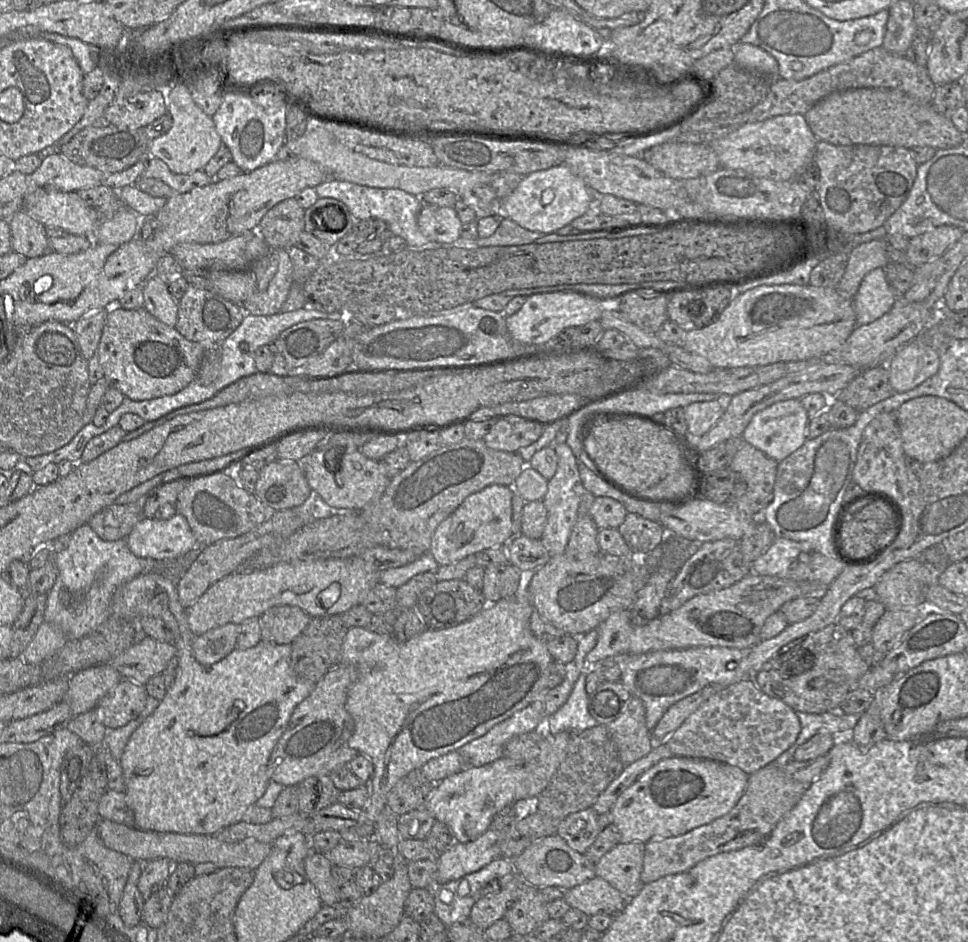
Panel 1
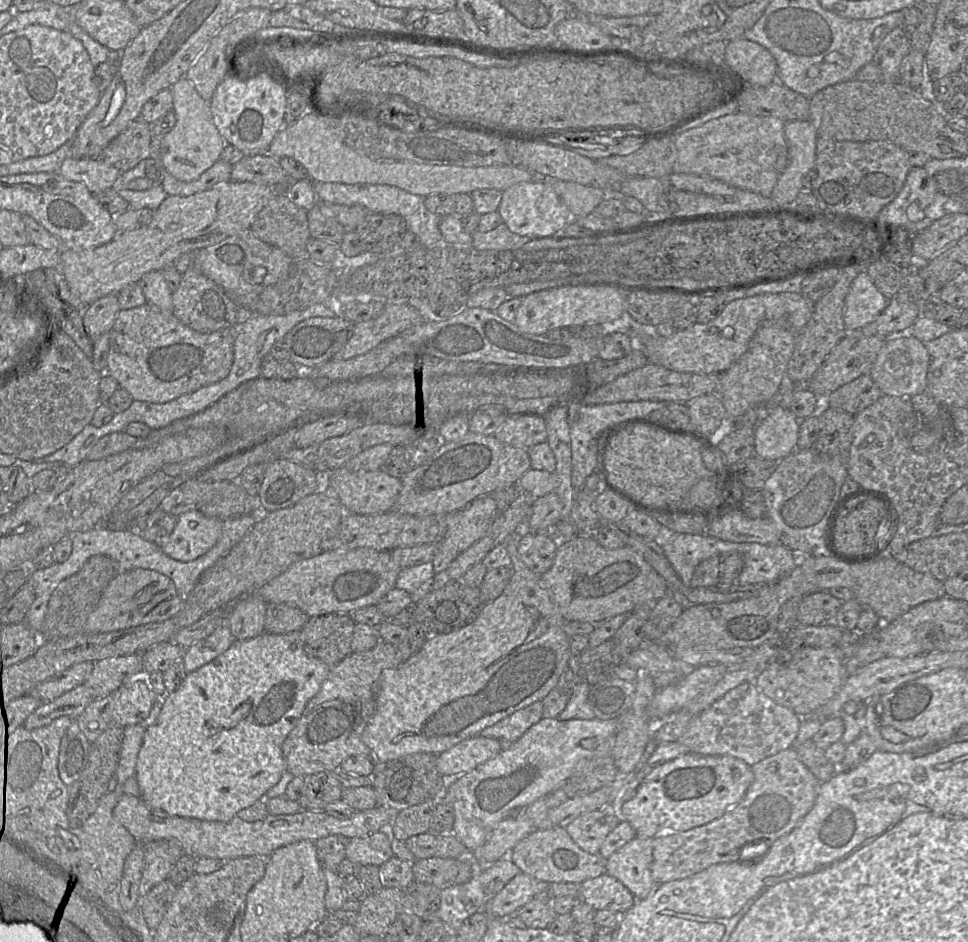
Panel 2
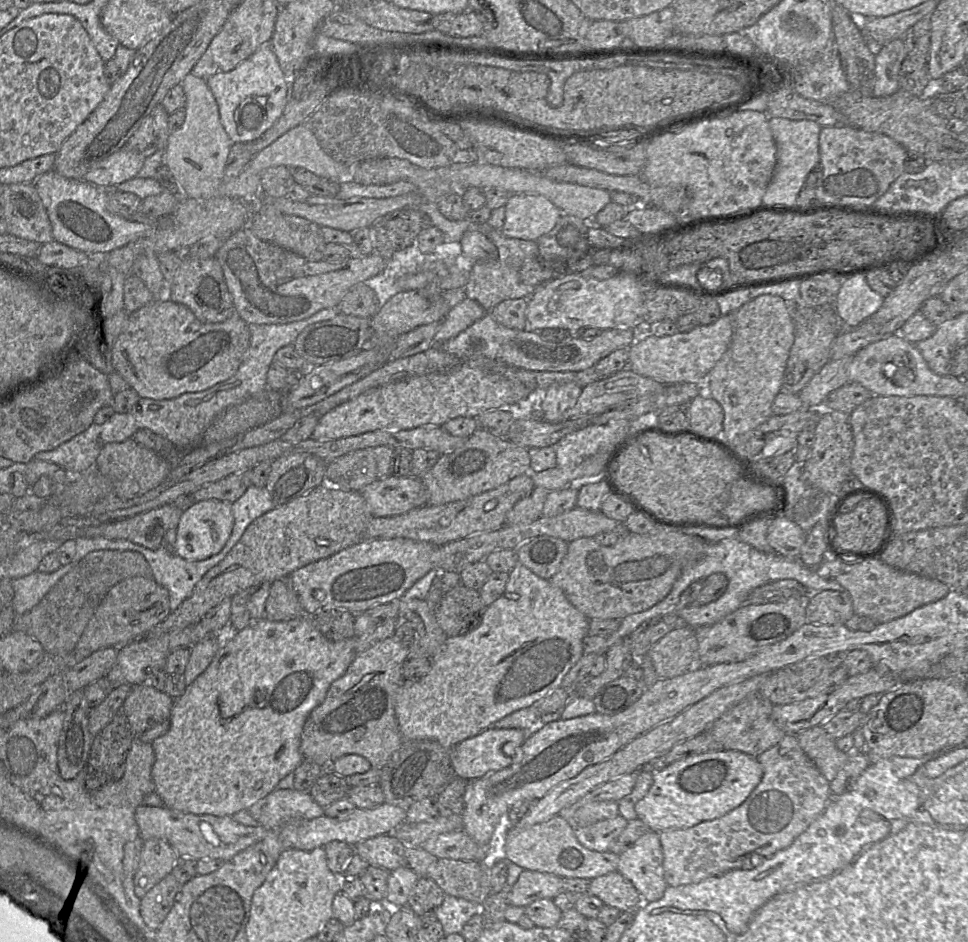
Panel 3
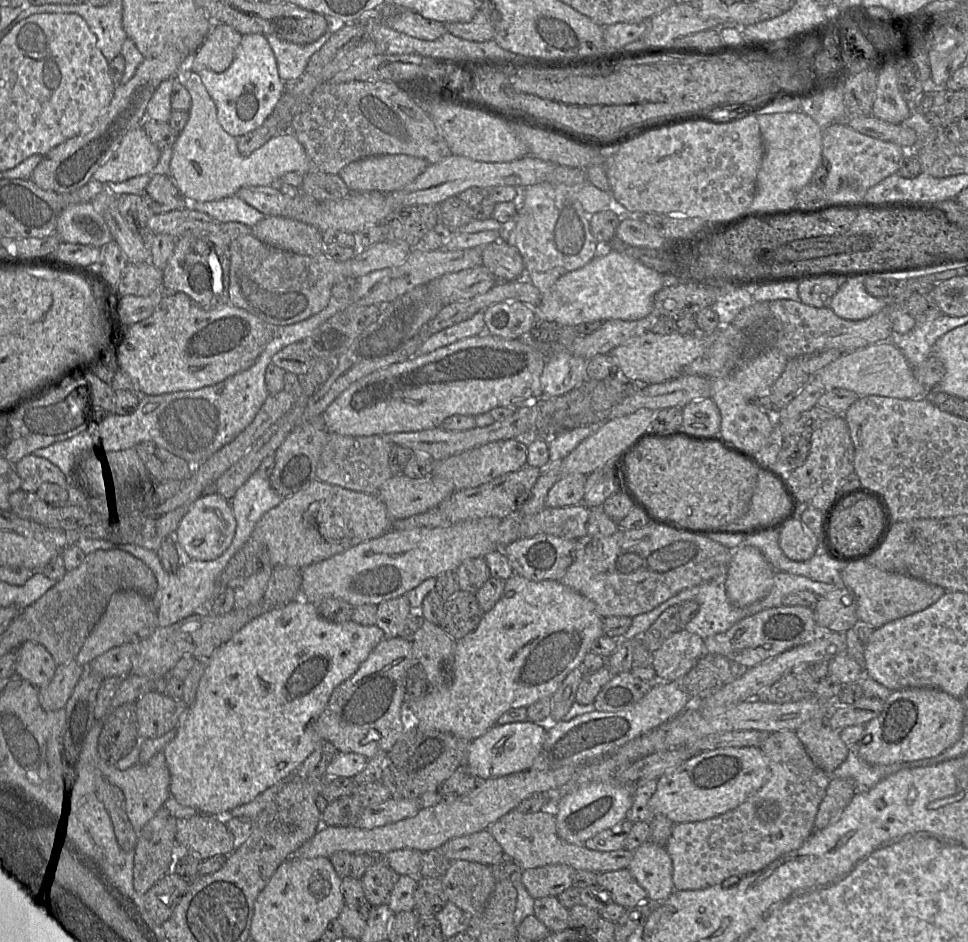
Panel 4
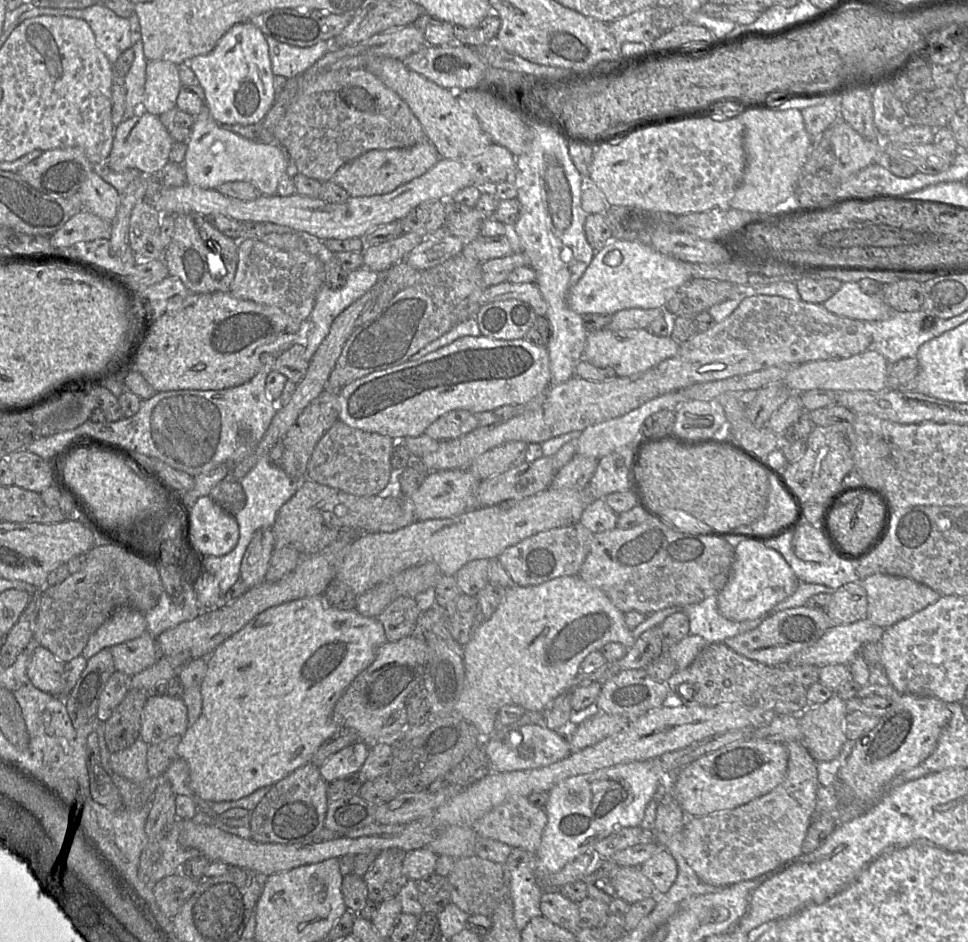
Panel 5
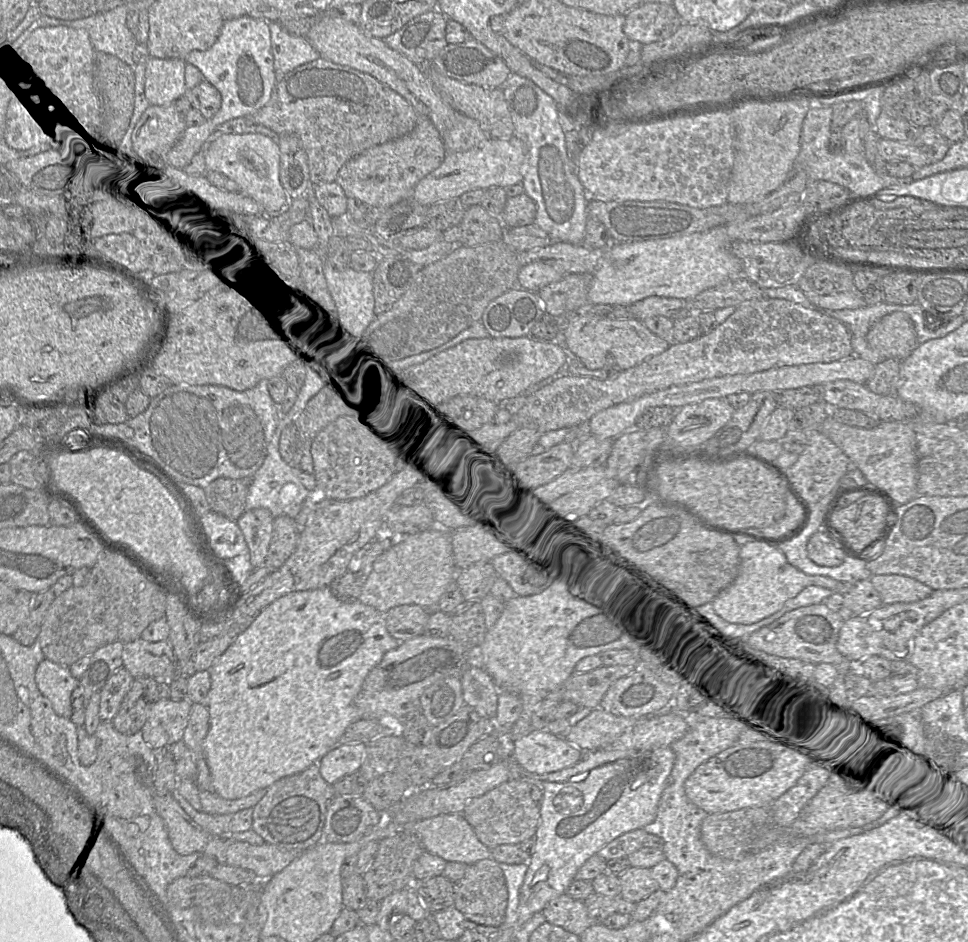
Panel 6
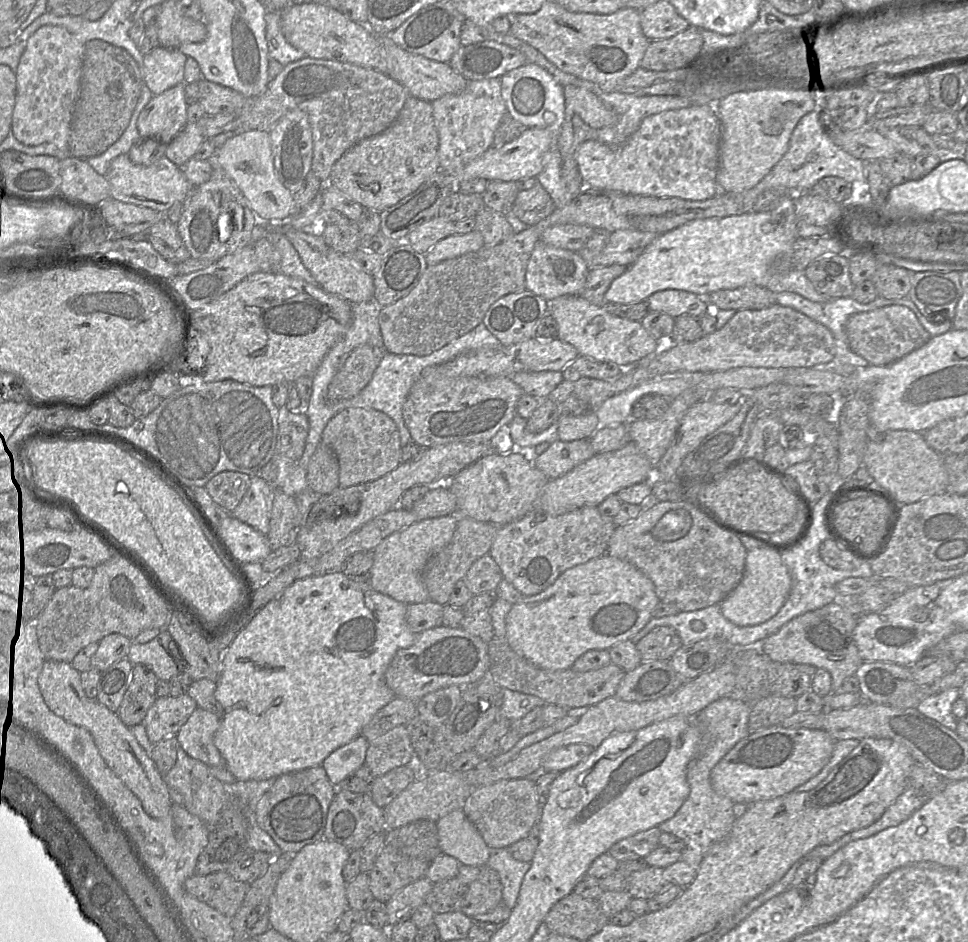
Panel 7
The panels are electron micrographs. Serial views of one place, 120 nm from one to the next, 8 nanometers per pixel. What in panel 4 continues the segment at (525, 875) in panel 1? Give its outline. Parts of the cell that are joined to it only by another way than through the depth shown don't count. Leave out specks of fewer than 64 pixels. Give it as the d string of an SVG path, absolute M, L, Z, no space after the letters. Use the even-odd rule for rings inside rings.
M553 808L534 813L522 813L514 809L500 817L487 830L501 845L504 854L514 858L522 870L546 865L568 865L576 871L603 873L627 869L633 858L633 851L630 850L595 851L585 845L563 840L557 832Z

